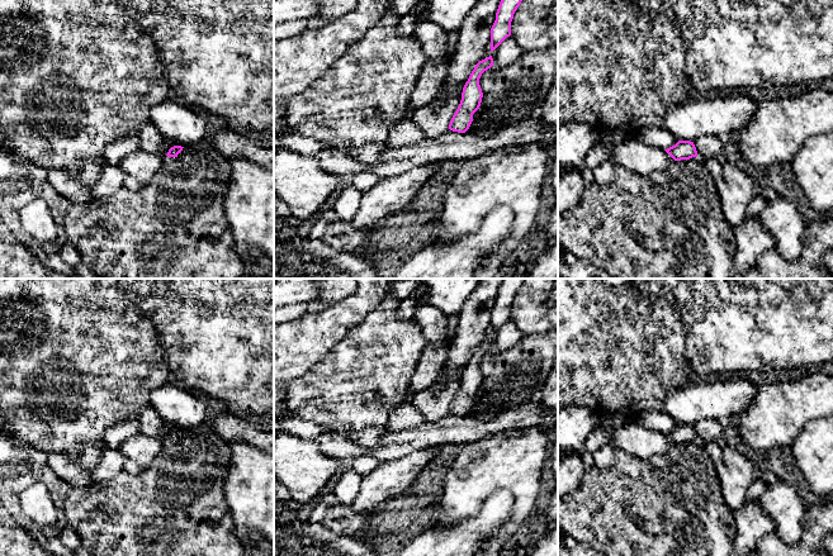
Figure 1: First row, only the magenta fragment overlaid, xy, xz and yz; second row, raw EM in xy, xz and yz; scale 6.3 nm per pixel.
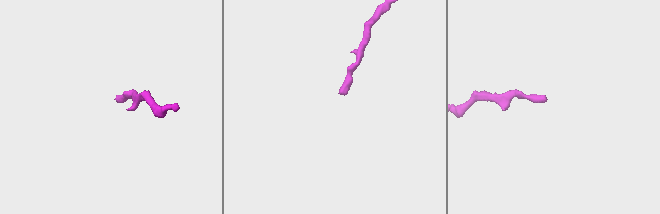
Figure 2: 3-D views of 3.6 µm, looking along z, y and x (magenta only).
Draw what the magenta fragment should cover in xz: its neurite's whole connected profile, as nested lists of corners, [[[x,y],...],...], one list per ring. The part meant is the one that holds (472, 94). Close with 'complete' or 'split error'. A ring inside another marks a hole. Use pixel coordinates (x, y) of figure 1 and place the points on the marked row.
[[[492,56],[479,61],[472,71],[462,92],[460,104],[453,115],[449,129],[458,133],[465,133],[472,122],[473,114],[479,109],[483,92],[479,85],[479,79],[484,71],[493,66]]]; complete

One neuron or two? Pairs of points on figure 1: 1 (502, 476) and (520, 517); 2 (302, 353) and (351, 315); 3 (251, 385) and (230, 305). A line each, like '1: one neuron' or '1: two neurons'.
1: one neuron
2: one neuron
3: one neuron

